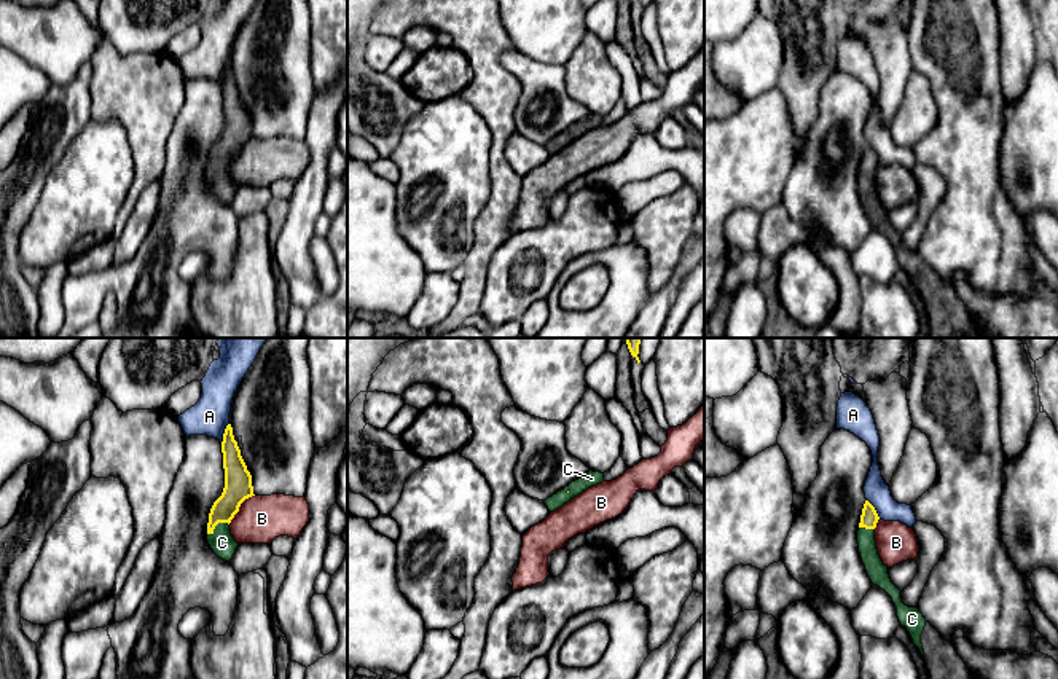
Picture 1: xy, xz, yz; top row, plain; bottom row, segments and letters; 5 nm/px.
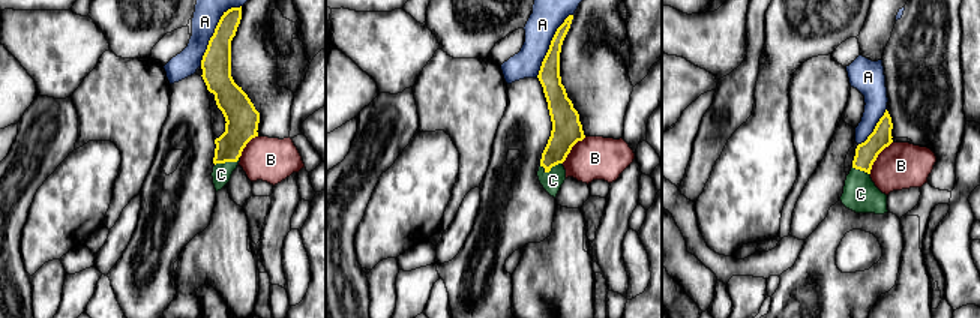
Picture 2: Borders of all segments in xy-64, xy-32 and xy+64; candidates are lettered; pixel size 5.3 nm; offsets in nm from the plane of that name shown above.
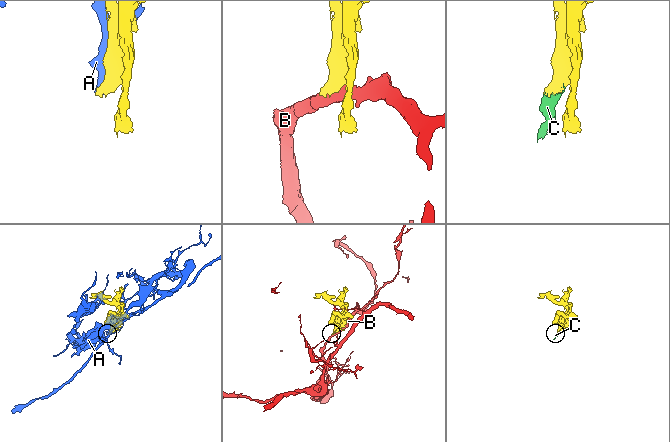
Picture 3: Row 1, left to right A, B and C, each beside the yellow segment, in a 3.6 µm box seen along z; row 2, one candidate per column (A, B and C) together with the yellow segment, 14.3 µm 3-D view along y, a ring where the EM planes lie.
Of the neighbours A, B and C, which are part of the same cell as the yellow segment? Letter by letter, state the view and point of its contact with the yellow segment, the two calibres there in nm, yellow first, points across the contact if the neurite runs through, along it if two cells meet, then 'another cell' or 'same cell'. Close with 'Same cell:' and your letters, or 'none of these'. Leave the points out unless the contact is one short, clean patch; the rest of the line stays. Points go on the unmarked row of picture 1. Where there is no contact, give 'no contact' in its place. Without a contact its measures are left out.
A: contact xy (225, 75); calibres 140 and 190 nm; another cell
B: contact xy (239, 149); calibres 140 and 240 nm; another cell
C: contact xy (217, 166); calibres 140 and 120 nm; way xy (238, 125), (238, 131), (217, 166), (222, 185); same cell
Same cell: C

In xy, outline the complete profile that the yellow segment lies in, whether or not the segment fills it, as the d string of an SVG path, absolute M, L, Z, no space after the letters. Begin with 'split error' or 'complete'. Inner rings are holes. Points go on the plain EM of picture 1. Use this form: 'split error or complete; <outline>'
split error; M228 67L225 72L221 96L225 131L221 139L214 145L209 156L207 185L218 201L231 204L239 186L231 179L229 166L239 155L241 147L245 142L255 139L252 118L241 99L241 92L234 83L231 67Z

